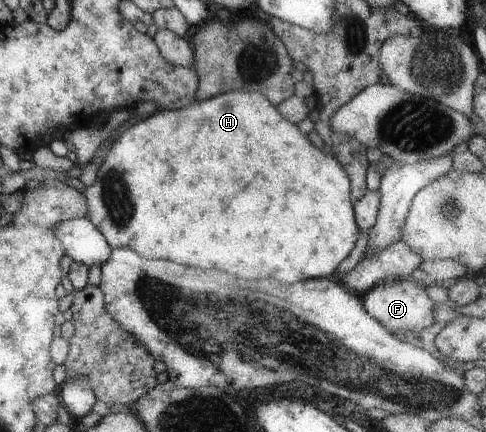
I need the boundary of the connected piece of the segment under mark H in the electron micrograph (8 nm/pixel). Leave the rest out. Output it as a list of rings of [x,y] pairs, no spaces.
[[[230,90],[216,94],[207,100],[193,101],[178,109],[159,109],[144,120],[125,129],[111,143],[103,162],[95,173],[91,185],[81,189],[87,204],[86,217],[105,237],[111,249],[129,248],[145,260],[168,260],[175,264],[187,264],[197,268],[215,268],[239,278],[271,278],[283,284],[291,284],[309,278],[326,277],[336,272],[341,262],[353,248],[359,235],[353,216],[353,199],[349,196],[349,177],[339,161],[311,144],[306,134],[287,122],[273,104],[259,92]]]

